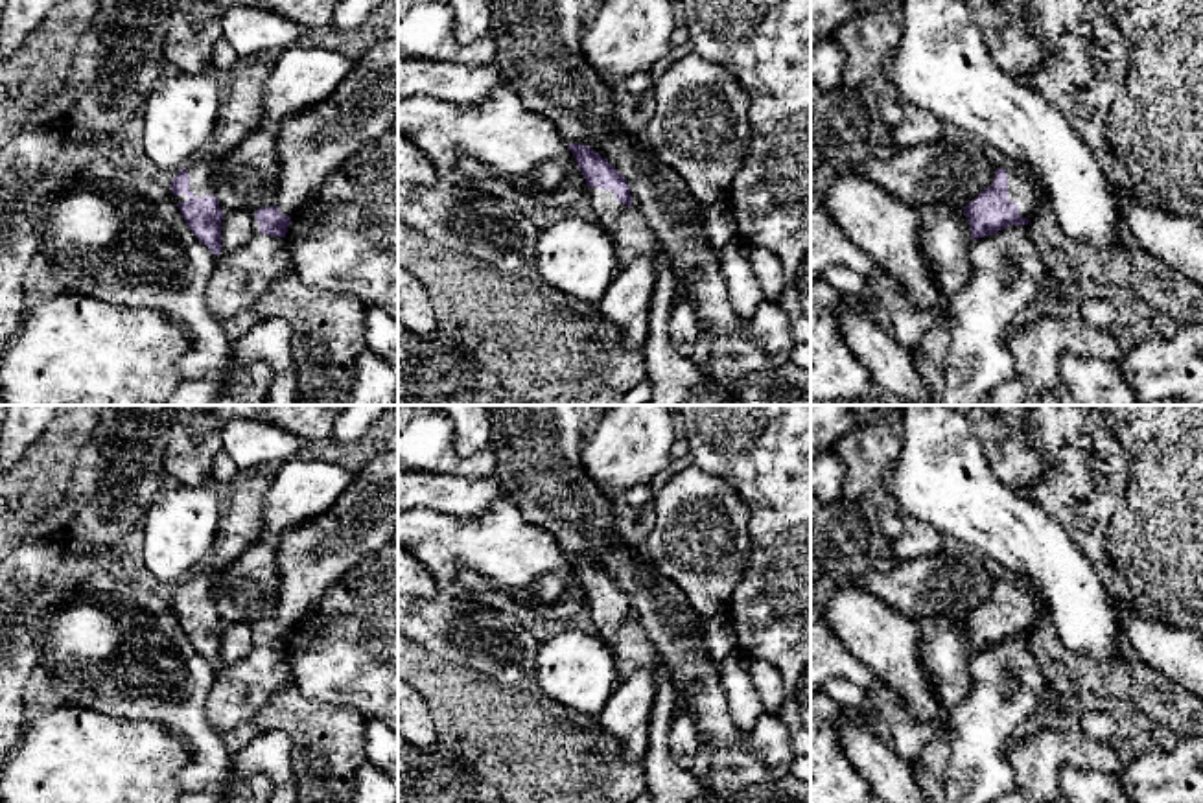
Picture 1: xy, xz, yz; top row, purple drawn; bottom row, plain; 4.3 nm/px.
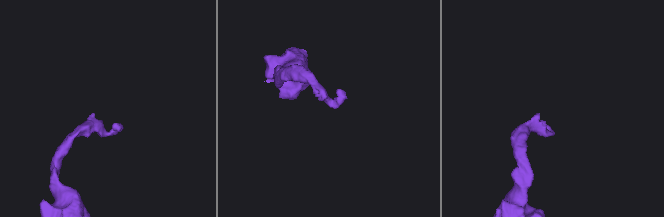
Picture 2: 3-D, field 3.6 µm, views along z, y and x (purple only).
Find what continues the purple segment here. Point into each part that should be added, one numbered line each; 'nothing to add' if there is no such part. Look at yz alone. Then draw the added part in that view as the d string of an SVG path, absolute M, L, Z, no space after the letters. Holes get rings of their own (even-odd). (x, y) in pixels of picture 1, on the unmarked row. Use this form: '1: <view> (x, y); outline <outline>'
1: yz (1023, 599); outline M1028 578L1006 580L1008 611L1019 617L1021 630L1032 630L1045 613L1045 600Z

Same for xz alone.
1: xz (607, 619); outline M597 599L588 600L588 611L597 626L597 635L604 643L610 643L615 637L619 626L626 621L625 615L615 611L612 602L601 602Z

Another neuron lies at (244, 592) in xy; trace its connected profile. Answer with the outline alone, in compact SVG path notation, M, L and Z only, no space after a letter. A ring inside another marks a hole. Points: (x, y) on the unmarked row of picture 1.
M260 538L239 558L210 573L210 597L223 626L276 619L278 595L274 540Z

